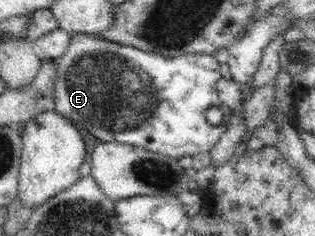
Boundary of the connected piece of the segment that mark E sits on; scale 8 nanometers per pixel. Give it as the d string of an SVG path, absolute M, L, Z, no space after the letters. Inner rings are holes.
M77 33L71 35L70 39L69 50L55 60L57 80L54 109L78 129L85 128L103 142L132 144L174 159L182 156L192 158L201 152L213 150L227 131L233 111L218 96L217 82L222 78L222 64L213 55L191 53L168 58L99 39L95 35ZM211 107L223 113L223 121L217 126L211 125L206 118L207 110Z

